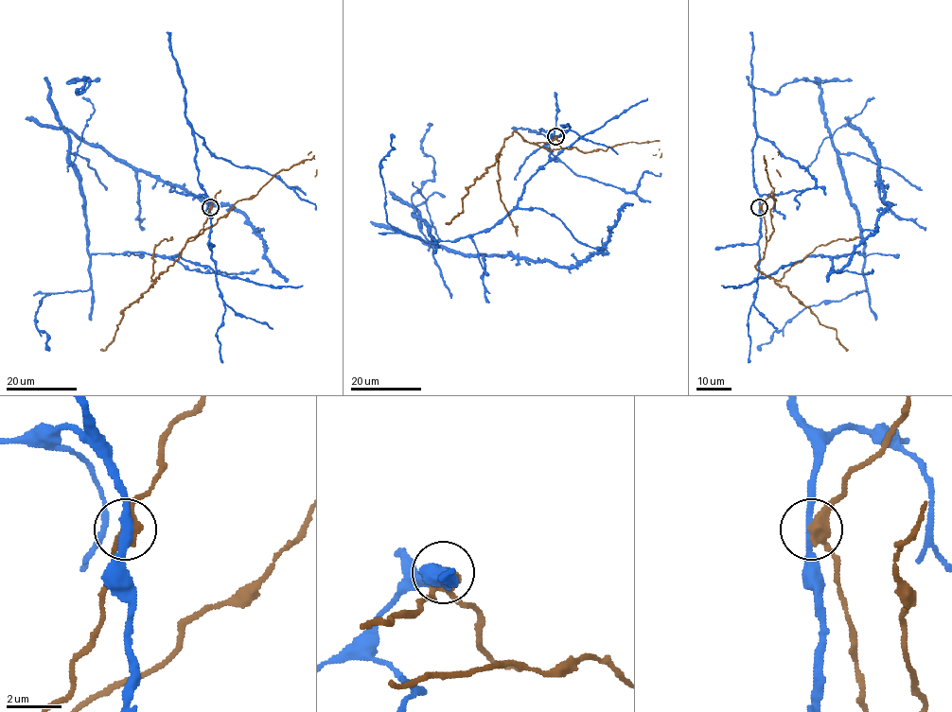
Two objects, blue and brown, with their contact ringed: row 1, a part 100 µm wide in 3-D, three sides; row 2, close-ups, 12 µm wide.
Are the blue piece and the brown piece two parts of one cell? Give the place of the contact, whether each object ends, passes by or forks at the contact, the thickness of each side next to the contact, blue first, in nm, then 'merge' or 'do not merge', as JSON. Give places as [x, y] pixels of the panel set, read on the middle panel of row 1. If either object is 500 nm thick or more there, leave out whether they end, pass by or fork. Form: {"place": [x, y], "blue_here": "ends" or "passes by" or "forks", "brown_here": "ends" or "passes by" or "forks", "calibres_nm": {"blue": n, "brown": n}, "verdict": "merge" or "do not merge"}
{"place": [555, 136], "blue_here": "passes by", "brown_here": "passes by", "calibres_nm": {"blue": 280, "brown": 400}, "verdict": "do not merge"}

